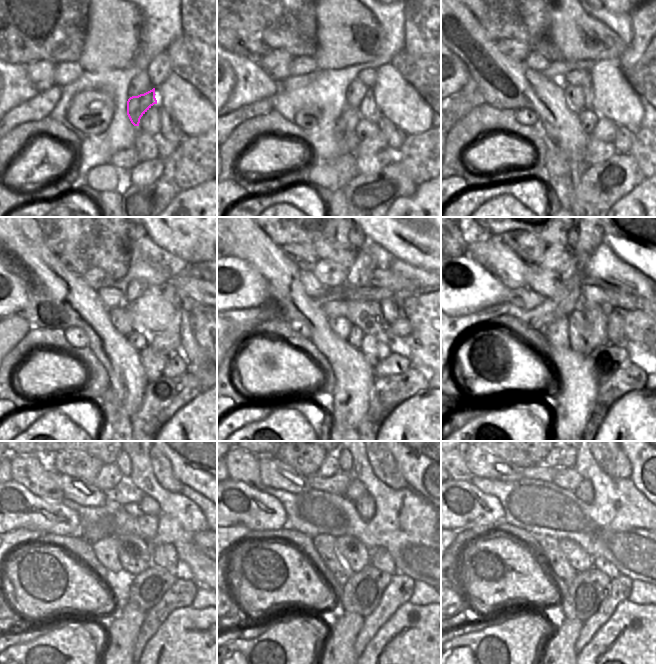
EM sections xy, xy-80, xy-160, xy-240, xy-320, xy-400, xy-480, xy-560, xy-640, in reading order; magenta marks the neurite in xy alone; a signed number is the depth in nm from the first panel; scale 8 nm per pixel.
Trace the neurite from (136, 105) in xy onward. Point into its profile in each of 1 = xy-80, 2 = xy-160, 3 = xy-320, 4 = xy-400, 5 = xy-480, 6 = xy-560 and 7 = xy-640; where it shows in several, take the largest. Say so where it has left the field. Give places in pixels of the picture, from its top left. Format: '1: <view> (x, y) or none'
1: xy-80 (345, 165)
2: xy-160 (563, 174)
3: xy-320 (331, 415)
4: none
5: none
6: none
7: none

